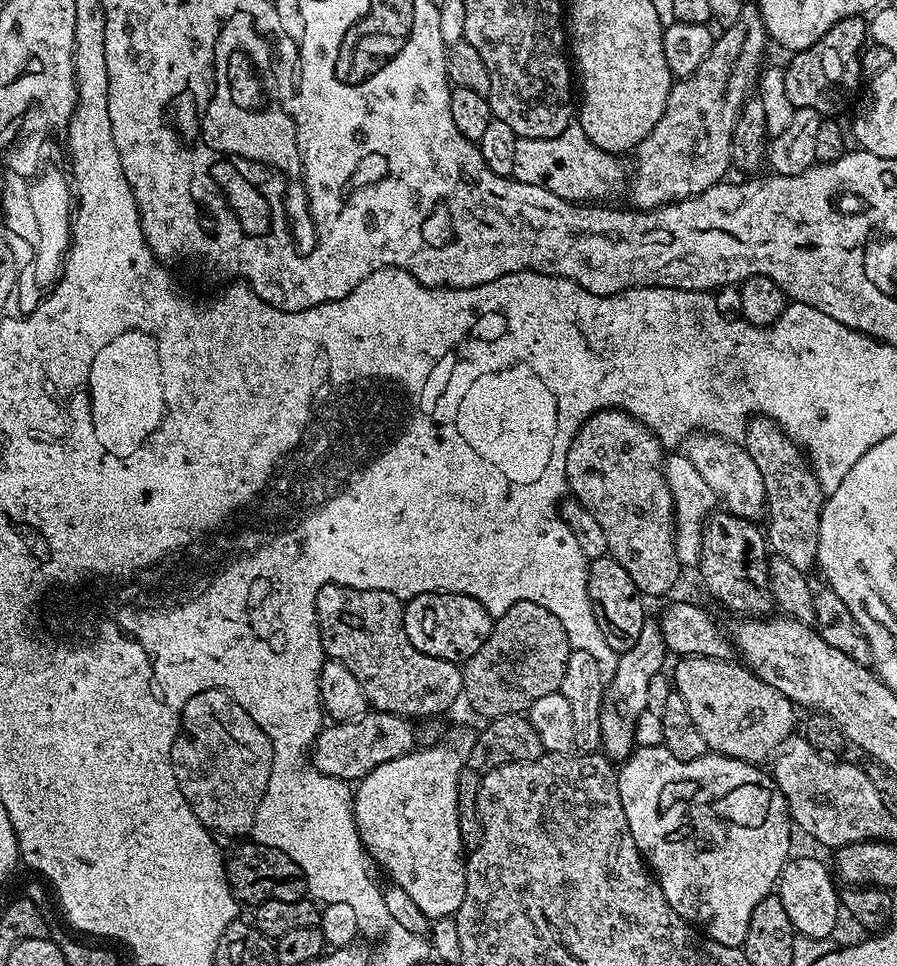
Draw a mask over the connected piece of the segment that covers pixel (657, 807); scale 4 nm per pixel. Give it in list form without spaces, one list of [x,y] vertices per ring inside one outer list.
[[[640,746],[619,765],[616,778],[618,794],[622,798],[622,810],[626,810],[626,822],[630,826],[630,834],[656,883],[660,885],[666,902],[683,920],[699,926],[709,940],[731,948],[740,948],[743,945],[746,930],[750,930],[750,914],[754,914],[754,906],[758,906],[758,902],[762,902],[762,898],[766,898],[773,891],[776,881],[780,879],[780,872],[793,851],[791,848],[794,825],[788,814],[788,803],[784,795],[780,793],[776,781],[765,769],[764,772],[762,769],[763,767],[749,764],[746,760],[736,760],[732,756],[719,754],[699,756],[690,762],[682,762],[678,758],[674,758],[674,754],[670,754],[670,750],[666,750],[663,746],[656,746],[656,748]]]

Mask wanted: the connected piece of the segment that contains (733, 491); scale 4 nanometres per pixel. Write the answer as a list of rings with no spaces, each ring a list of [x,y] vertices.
[[[697,430],[683,441],[682,452],[690,458],[690,462],[694,462],[694,470],[702,474],[706,486],[714,490],[717,501],[732,515],[753,522],[765,515],[766,486],[762,486],[762,474],[743,443]]]

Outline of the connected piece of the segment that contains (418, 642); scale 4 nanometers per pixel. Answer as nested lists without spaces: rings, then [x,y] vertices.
[[[427,592],[418,594],[404,604],[404,629],[406,638],[422,654],[463,662],[469,660],[486,642],[494,617],[474,598],[457,592]]]

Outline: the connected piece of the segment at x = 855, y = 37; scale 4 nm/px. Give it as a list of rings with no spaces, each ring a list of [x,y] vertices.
[[[863,15],[842,18],[828,31],[814,46],[803,48],[802,51],[795,53],[791,57],[792,61],[786,64],[784,68],[784,77],[786,78],[786,98],[795,108],[809,108],[818,110],[821,114],[836,114],[839,108],[844,108],[848,104],[848,96],[856,92],[856,87],[860,84],[862,73],[860,71],[860,54],[869,39],[869,25],[866,23]]]

